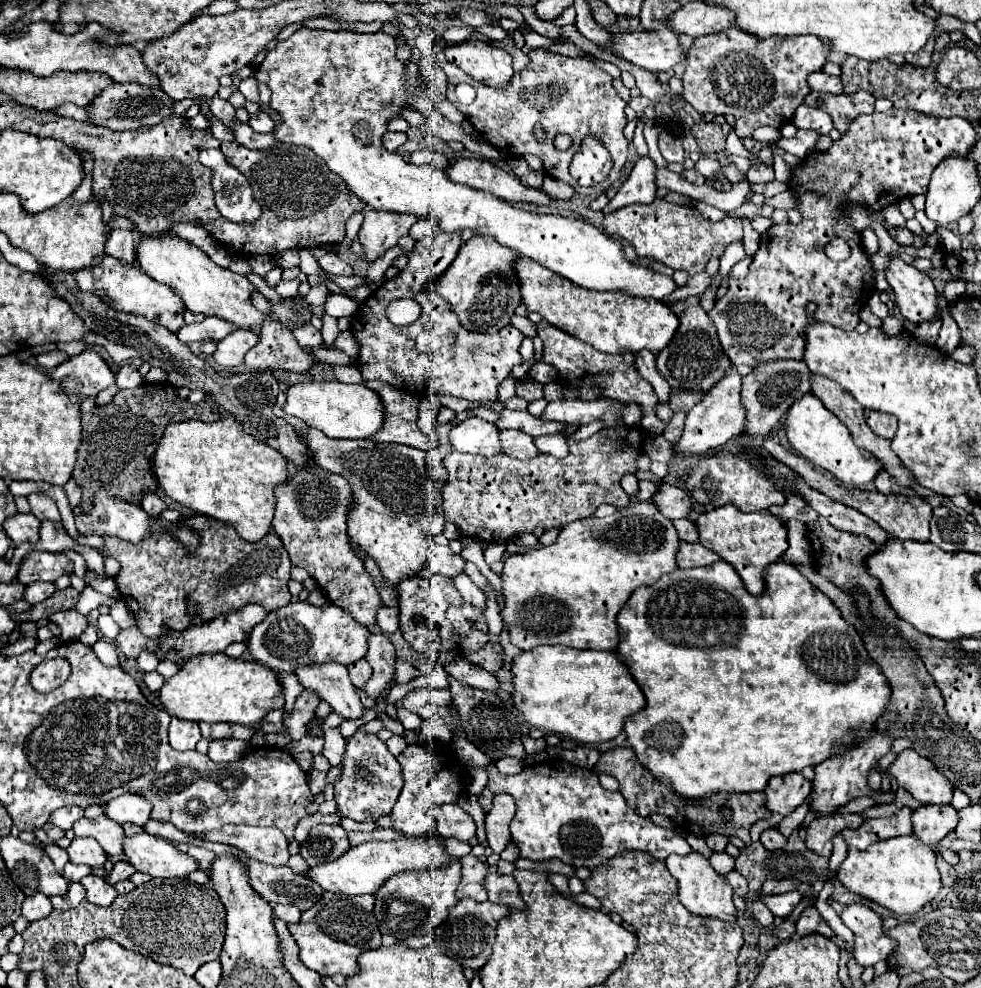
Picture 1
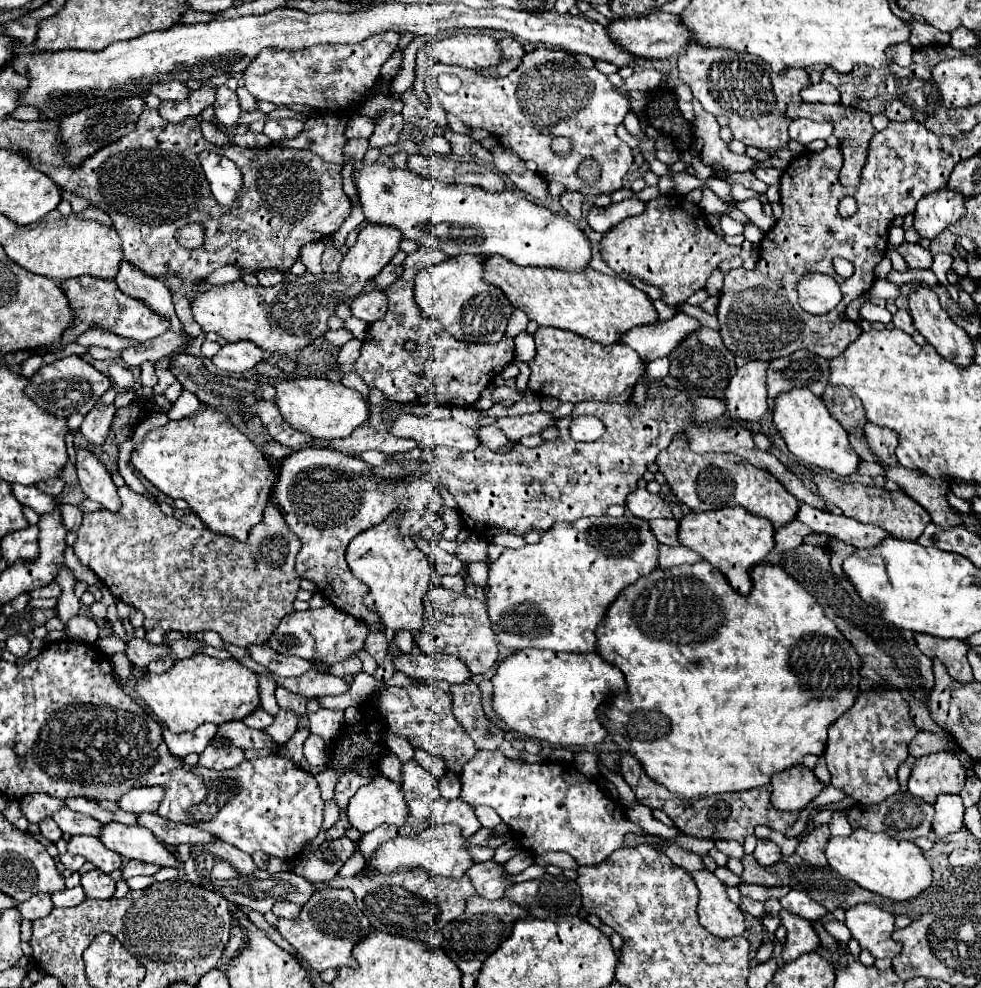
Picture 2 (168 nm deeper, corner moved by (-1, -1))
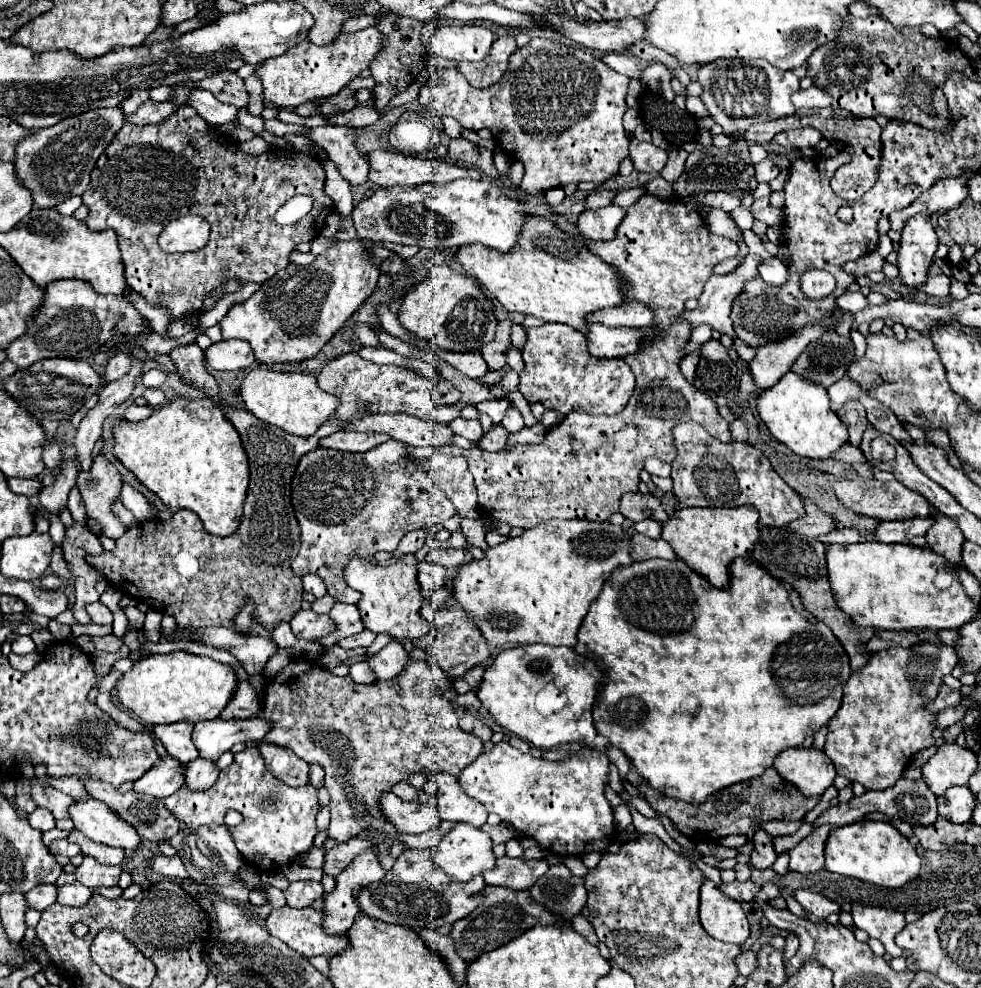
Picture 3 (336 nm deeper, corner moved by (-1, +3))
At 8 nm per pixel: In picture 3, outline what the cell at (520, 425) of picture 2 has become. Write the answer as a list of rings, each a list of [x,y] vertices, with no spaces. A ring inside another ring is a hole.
[[[501,425],[491,427],[491,431],[489,431],[483,439],[479,439],[477,447],[479,447],[479,449],[483,449],[483,451],[501,451],[501,449],[505,447],[507,435],[509,435],[509,433],[507,433]]]

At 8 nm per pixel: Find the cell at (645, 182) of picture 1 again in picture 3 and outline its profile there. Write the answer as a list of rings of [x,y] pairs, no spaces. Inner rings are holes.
[[[609,205],[595,211],[583,211],[577,221],[577,231],[585,241],[609,241],[625,217],[625,209]]]

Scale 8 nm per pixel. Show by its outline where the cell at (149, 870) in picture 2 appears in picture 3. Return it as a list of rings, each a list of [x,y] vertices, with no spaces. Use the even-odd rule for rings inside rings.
[[[157,855],[149,861],[149,865],[153,867],[153,871],[161,873],[161,875],[167,875],[167,877],[177,877],[177,879],[187,879],[189,873],[185,871],[181,859],[175,855],[175,857],[163,857],[163,855]]]

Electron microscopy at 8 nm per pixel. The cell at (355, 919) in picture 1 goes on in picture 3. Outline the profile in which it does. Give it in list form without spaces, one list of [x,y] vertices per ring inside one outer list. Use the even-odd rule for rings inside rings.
[[[281,907],[281,909],[273,909],[271,915],[265,919],[265,929],[279,937],[281,941],[285,941],[291,949],[295,949],[297,953],[301,953],[305,959],[315,957],[315,955],[325,955],[325,957],[333,957],[341,951],[347,949],[347,937],[331,937],[323,931],[323,913],[319,909],[293,909],[293,907]]]

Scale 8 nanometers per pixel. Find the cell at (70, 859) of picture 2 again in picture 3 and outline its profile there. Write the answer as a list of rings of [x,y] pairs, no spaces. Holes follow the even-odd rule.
[[[67,839],[51,841],[51,843],[49,843],[49,851],[51,851],[55,857],[63,859],[63,861],[67,861],[67,859],[71,859],[71,857],[75,857],[75,855],[79,855],[79,853],[81,853],[79,845],[73,845],[73,843],[69,843]]]

